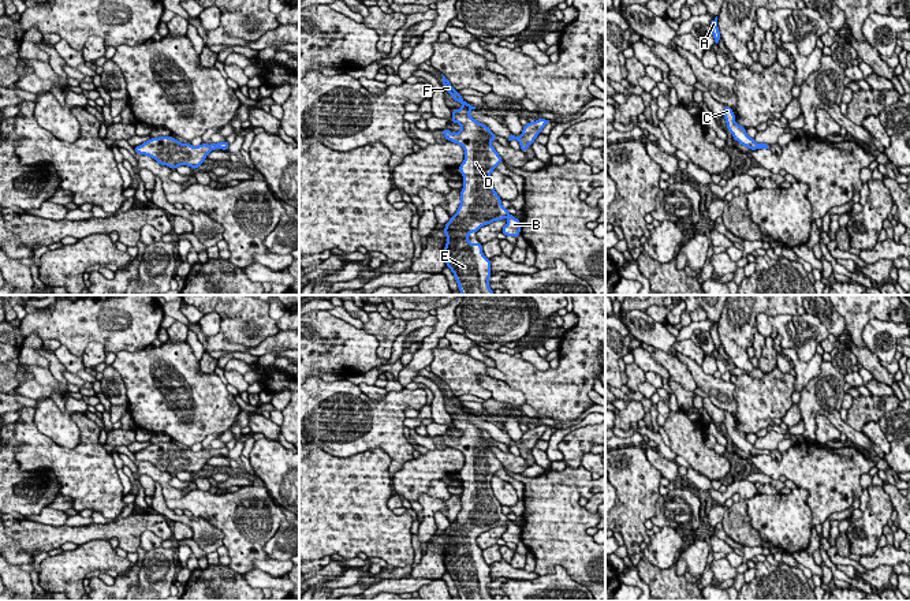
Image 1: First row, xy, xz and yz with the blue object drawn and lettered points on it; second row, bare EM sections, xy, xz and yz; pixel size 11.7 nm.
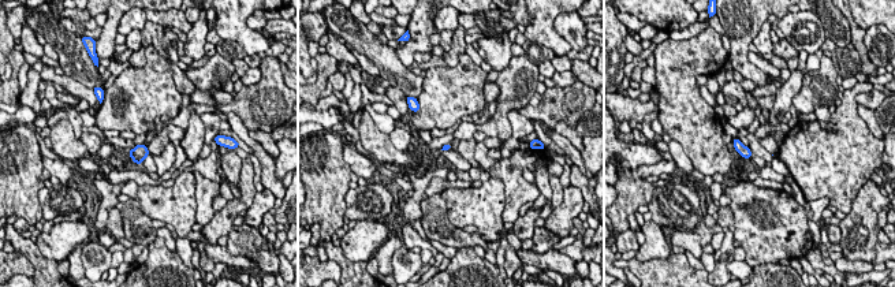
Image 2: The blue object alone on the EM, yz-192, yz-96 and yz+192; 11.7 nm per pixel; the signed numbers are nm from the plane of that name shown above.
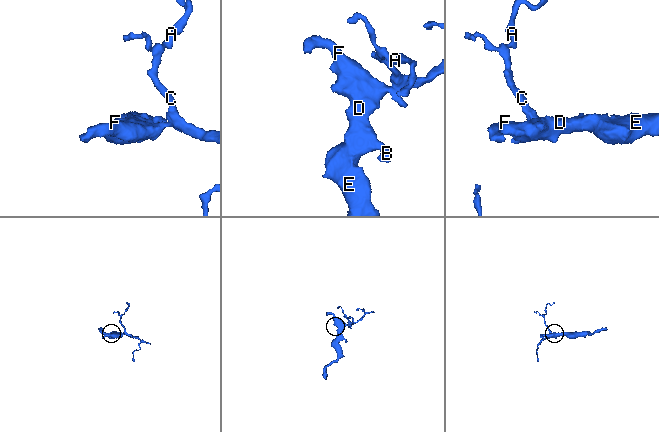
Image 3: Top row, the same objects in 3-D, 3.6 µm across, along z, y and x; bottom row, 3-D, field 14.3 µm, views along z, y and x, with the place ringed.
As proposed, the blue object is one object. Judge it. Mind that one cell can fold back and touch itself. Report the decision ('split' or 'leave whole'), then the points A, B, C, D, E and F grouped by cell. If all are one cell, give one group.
leave whole; A B C D E F

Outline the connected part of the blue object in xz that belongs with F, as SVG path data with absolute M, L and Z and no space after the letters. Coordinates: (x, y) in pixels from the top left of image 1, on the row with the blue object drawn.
M444 75L443 85L452 98L463 105L452 109L451 120L460 126L460 131L452 134L444 128L443 135L465 150L465 160L458 168L463 175L460 205L443 229L447 235L444 260L462 295L495 295L488 281L492 276L491 260L484 255L482 243L469 242L469 234L475 234L481 227L507 217L508 223L501 232L518 238L521 221L501 206L501 199L489 179L495 168L503 163L489 143L496 141L496 135L488 126L470 116L470 111L475 107L467 104Z

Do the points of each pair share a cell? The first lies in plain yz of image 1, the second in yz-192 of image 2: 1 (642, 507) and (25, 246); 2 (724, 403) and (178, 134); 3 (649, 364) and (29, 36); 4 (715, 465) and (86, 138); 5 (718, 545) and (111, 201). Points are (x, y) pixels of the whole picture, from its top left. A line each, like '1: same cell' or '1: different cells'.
1: different cells
2: different cells
3: same cell
4: different cells
5: same cell

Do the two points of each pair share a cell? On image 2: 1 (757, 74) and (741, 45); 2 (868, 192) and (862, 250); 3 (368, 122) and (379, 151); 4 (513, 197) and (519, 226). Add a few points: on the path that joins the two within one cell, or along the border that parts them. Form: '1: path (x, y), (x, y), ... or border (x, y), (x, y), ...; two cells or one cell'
1: path (749, 69), (742, 62), (742, 53); one cell
2: path (868, 207), (872, 235); one cell
3: path (368, 129), (370, 137), (377, 144); one cell
4: border (518, 216), (514, 223); two cells

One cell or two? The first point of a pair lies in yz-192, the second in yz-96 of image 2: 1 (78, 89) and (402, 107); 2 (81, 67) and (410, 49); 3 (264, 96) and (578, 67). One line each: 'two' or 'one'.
1: one
2: two
3: two

